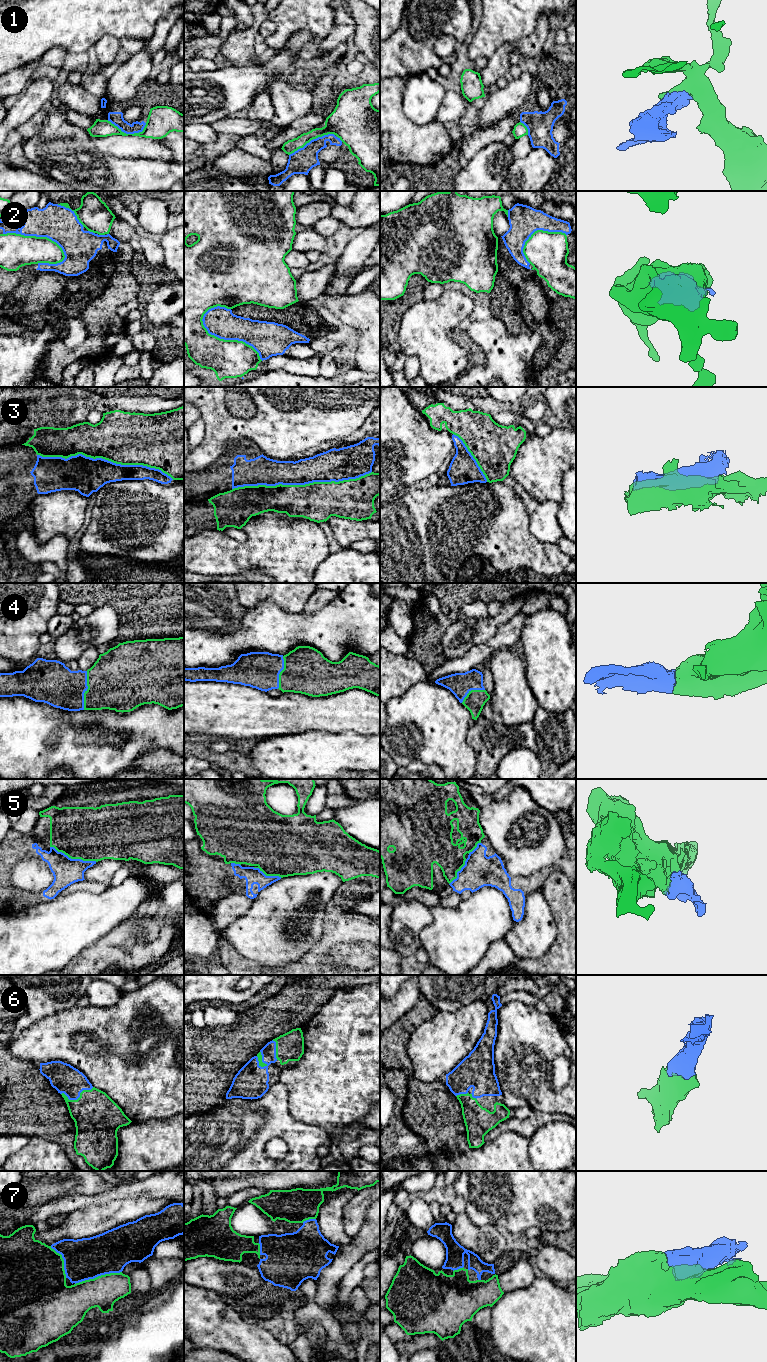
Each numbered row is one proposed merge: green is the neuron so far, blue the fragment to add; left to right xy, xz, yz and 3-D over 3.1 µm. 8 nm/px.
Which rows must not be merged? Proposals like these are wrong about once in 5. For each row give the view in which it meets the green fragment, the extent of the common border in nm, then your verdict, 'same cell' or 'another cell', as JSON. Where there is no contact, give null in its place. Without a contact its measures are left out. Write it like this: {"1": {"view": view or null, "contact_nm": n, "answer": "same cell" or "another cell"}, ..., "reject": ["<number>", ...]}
{"1": {"view": "xz", "contact_nm": 400, "answer": "another cell"}, "2": {"view": "xz", "contact_nm": 600, "answer": "another cell"}, "3": {"view": "xz", "contact_nm": 1100, "answer": "another cell"}, "4": {"view": "xy", "contact_nm": 320, "answer": "same cell"}, "5": {"view": "xy", "contact_nm": 400, "answer": "another cell"}, "6": {"view": "xy", "contact_nm": 280, "answer": "same cell"}, "7": {"view": "xy", "contact_nm": 400, "answer": "same cell"}, "reject": ["1", "2", "3", "5"]}

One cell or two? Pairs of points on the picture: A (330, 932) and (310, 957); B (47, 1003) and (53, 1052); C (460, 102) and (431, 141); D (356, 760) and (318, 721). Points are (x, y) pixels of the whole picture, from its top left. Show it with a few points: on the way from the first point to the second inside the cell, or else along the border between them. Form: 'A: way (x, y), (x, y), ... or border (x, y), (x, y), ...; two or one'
A: way (329, 938), (316, 951); one
B: border (71, 1006), (37, 1019), (28, 1026); two
C: border (435, 122), (444, 124); two
D: border (305, 732), (313, 730), (353, 732); two

